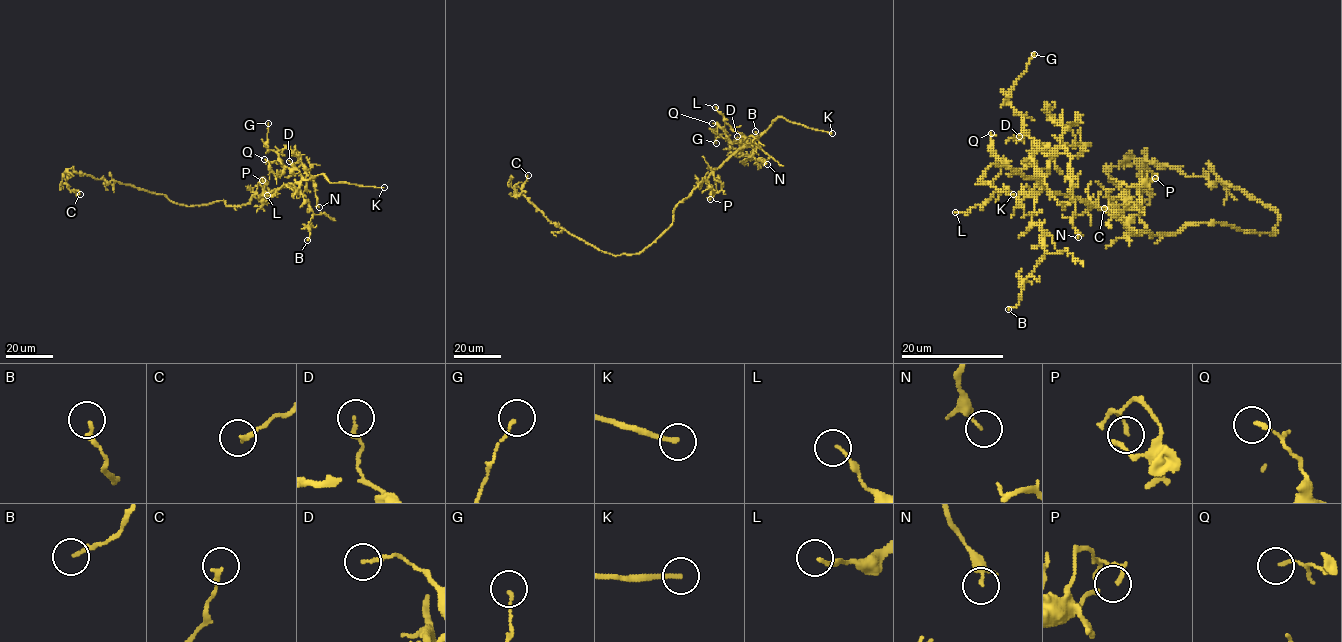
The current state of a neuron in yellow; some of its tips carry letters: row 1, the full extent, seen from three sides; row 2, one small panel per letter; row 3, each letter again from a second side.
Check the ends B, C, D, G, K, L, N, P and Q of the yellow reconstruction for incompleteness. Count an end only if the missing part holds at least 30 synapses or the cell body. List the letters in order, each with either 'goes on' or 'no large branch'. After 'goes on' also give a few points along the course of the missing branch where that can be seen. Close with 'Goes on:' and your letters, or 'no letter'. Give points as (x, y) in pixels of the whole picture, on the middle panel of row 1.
B: no large branch
C: no large branch
D: no large branch
G: no large branch
K: goes on | (832, 133), (857, 151), (858, 155)
L: no large branch
N: no large branch
P: no large branch
Q: no large branch
Goes on: K

